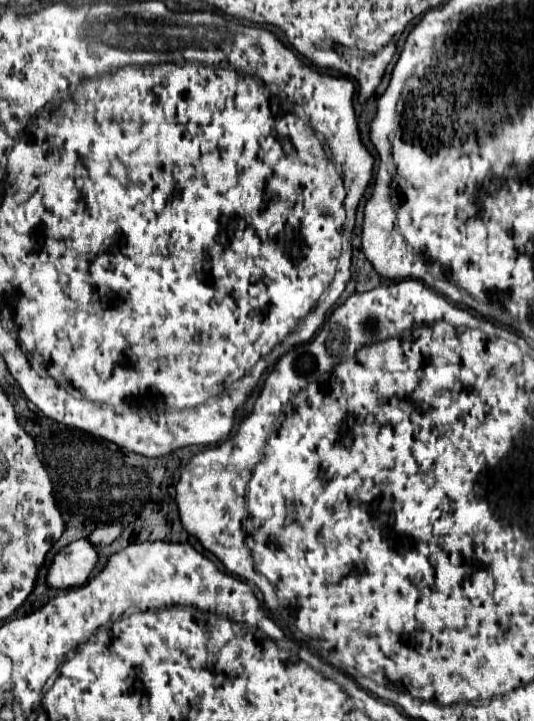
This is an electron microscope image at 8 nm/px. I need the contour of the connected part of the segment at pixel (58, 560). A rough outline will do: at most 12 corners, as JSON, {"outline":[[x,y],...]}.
{"outline":[[87,540],[61,548],[47,586],[79,588],[97,564],[97,548]]}

